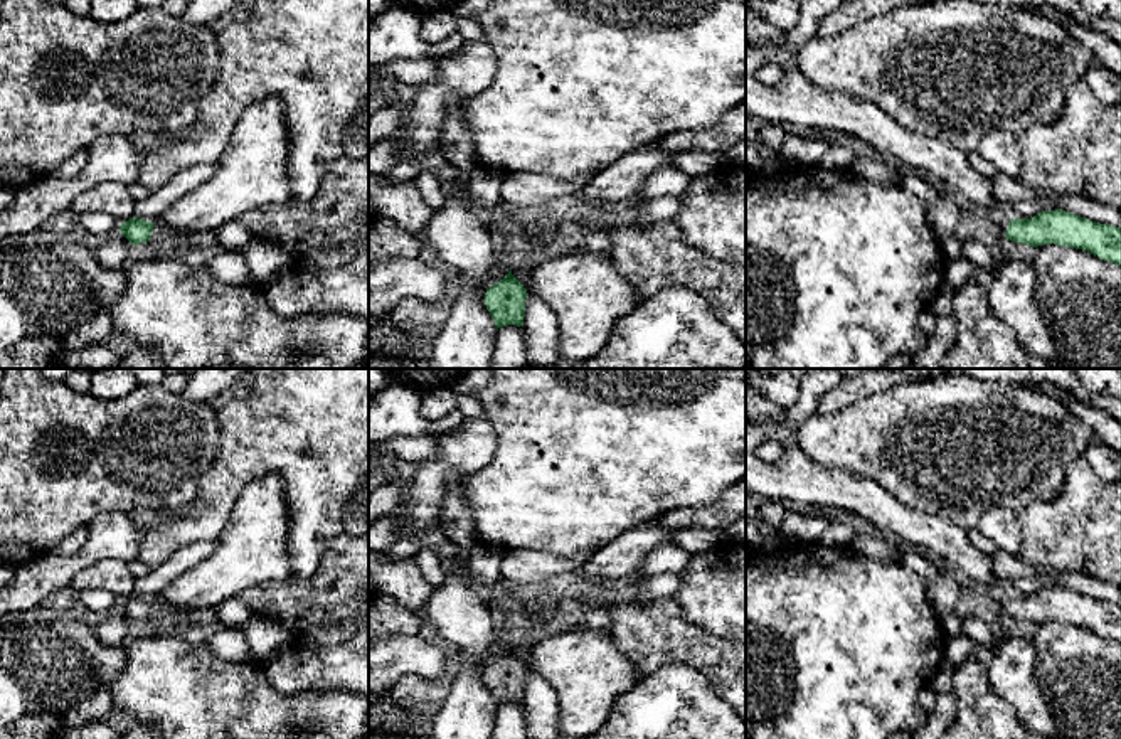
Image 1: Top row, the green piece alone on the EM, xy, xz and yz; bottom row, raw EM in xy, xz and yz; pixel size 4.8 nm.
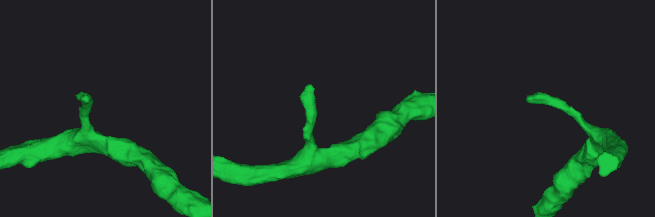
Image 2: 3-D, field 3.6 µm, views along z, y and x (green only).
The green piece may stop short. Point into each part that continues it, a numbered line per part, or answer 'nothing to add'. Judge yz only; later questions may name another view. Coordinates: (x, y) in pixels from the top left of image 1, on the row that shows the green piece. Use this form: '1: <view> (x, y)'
1: yz (1000, 223)

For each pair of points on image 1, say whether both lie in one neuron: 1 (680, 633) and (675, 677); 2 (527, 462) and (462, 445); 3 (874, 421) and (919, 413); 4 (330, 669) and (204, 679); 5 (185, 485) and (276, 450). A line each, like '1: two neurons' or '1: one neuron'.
1: two neurons
2: two neurons
3: one neuron
4: two neurons
5: two neurons

